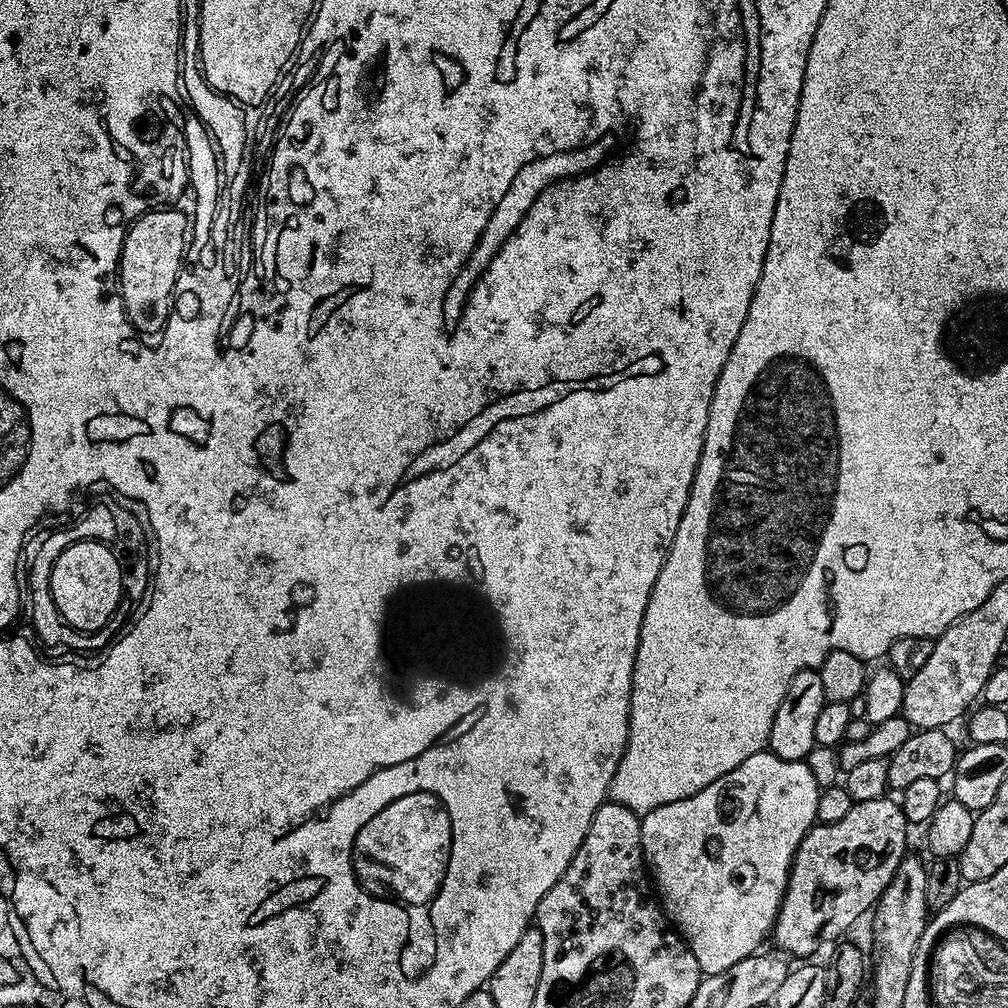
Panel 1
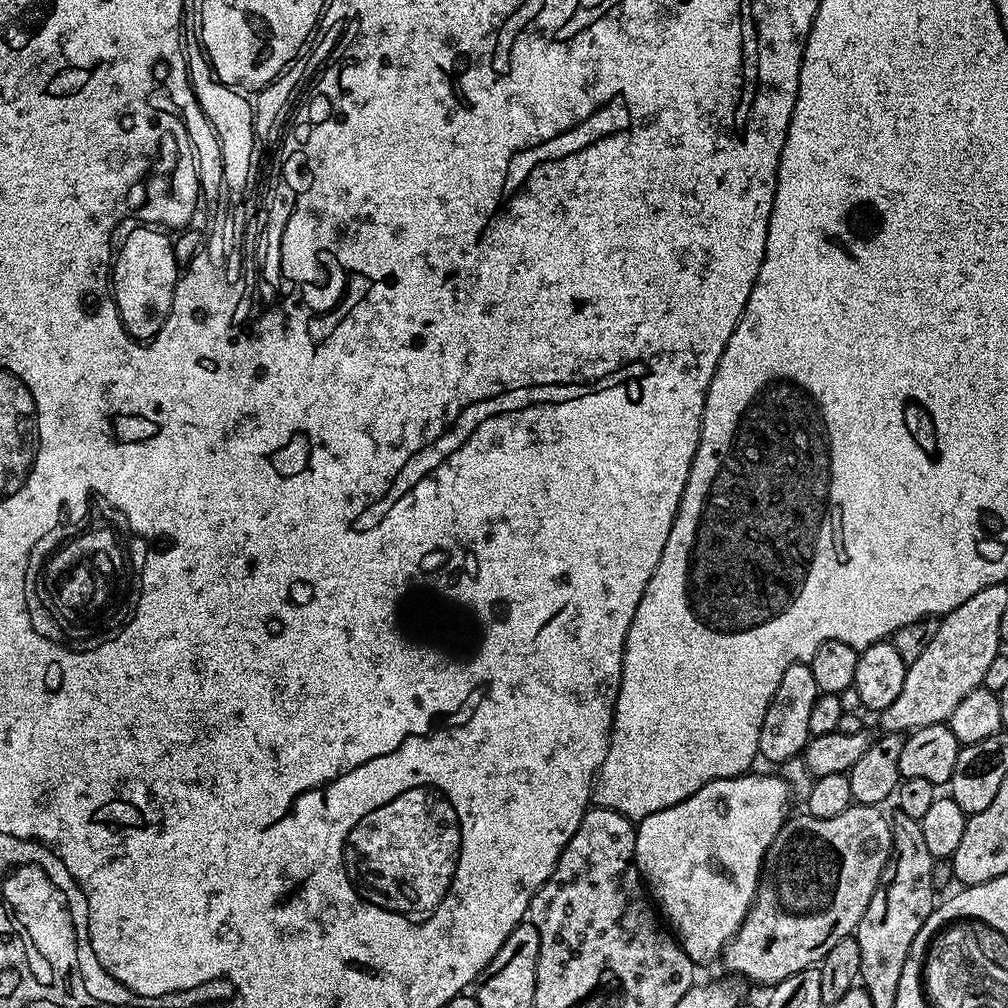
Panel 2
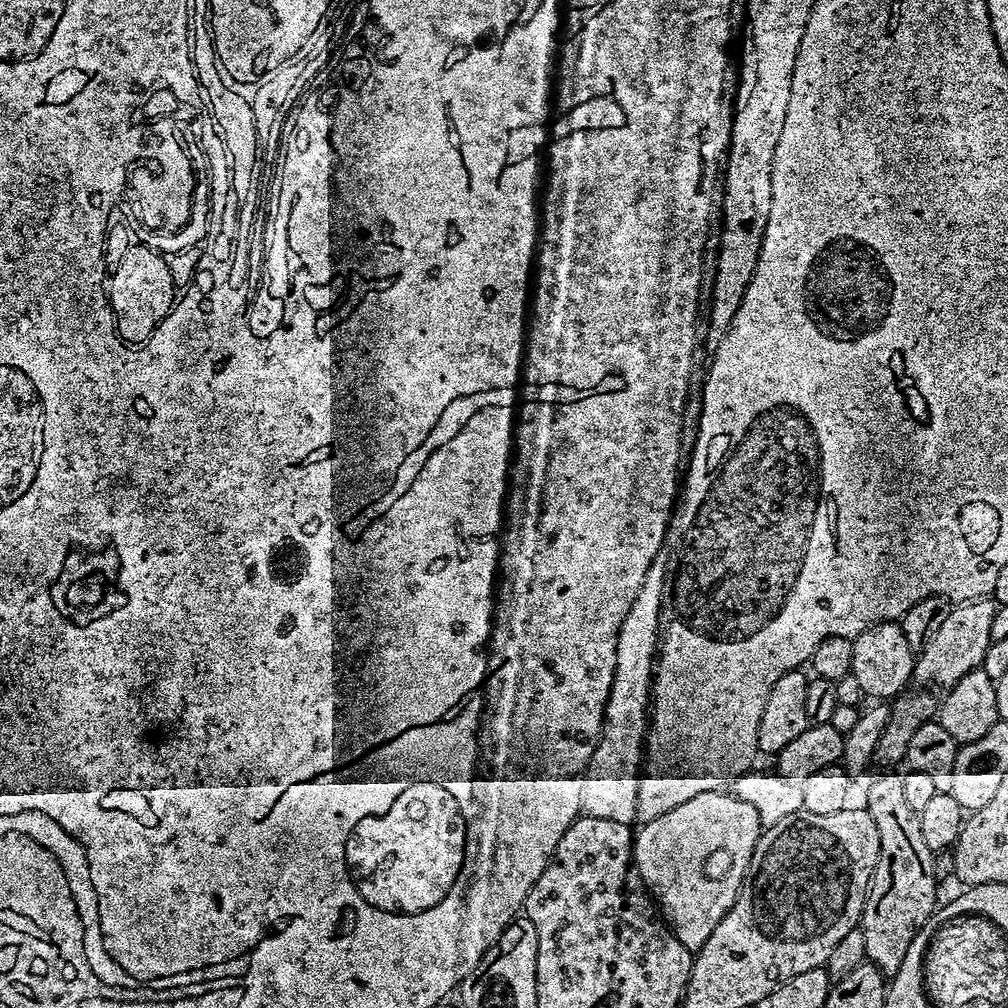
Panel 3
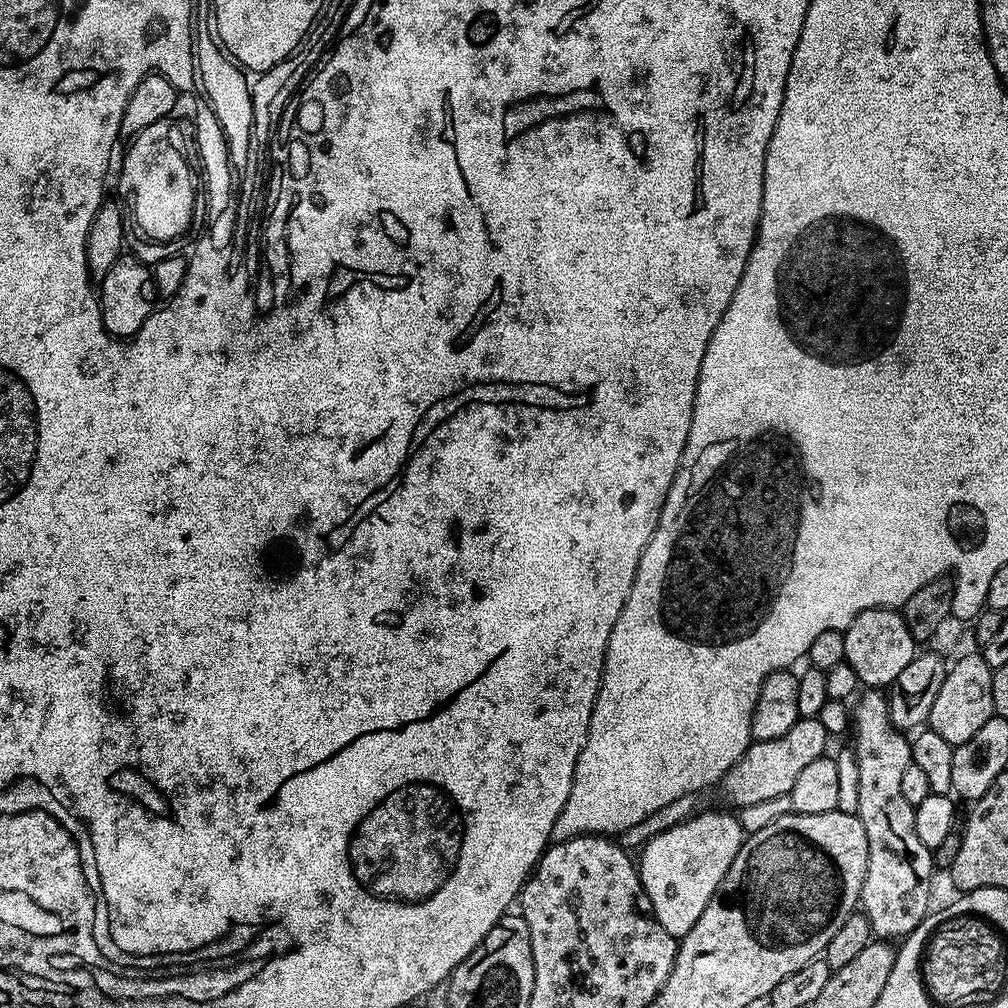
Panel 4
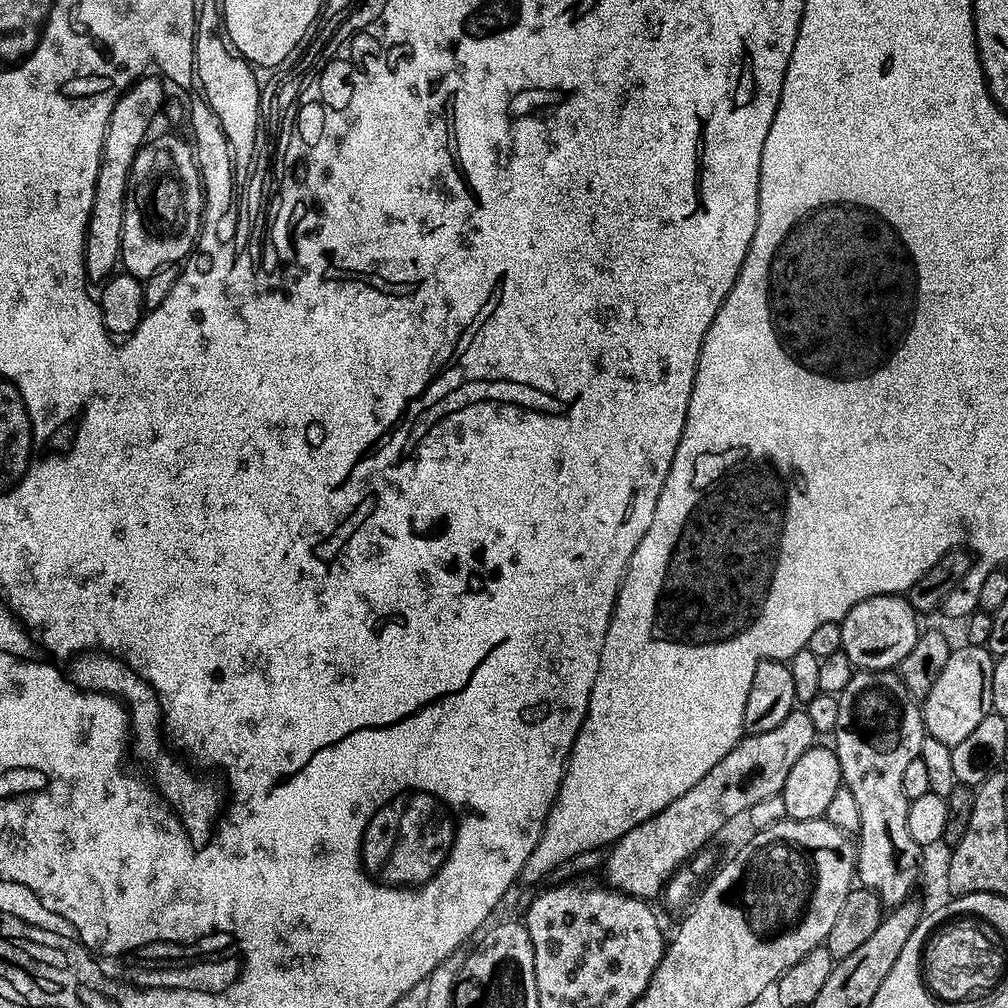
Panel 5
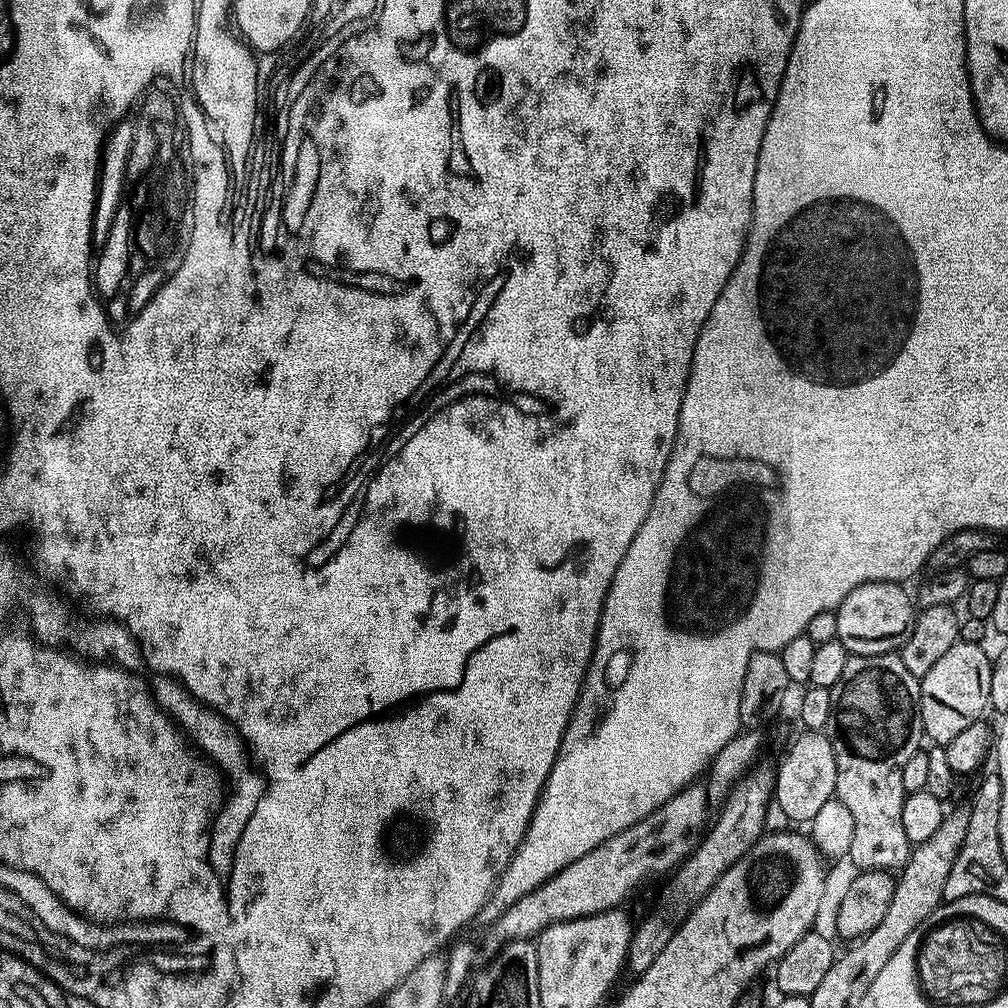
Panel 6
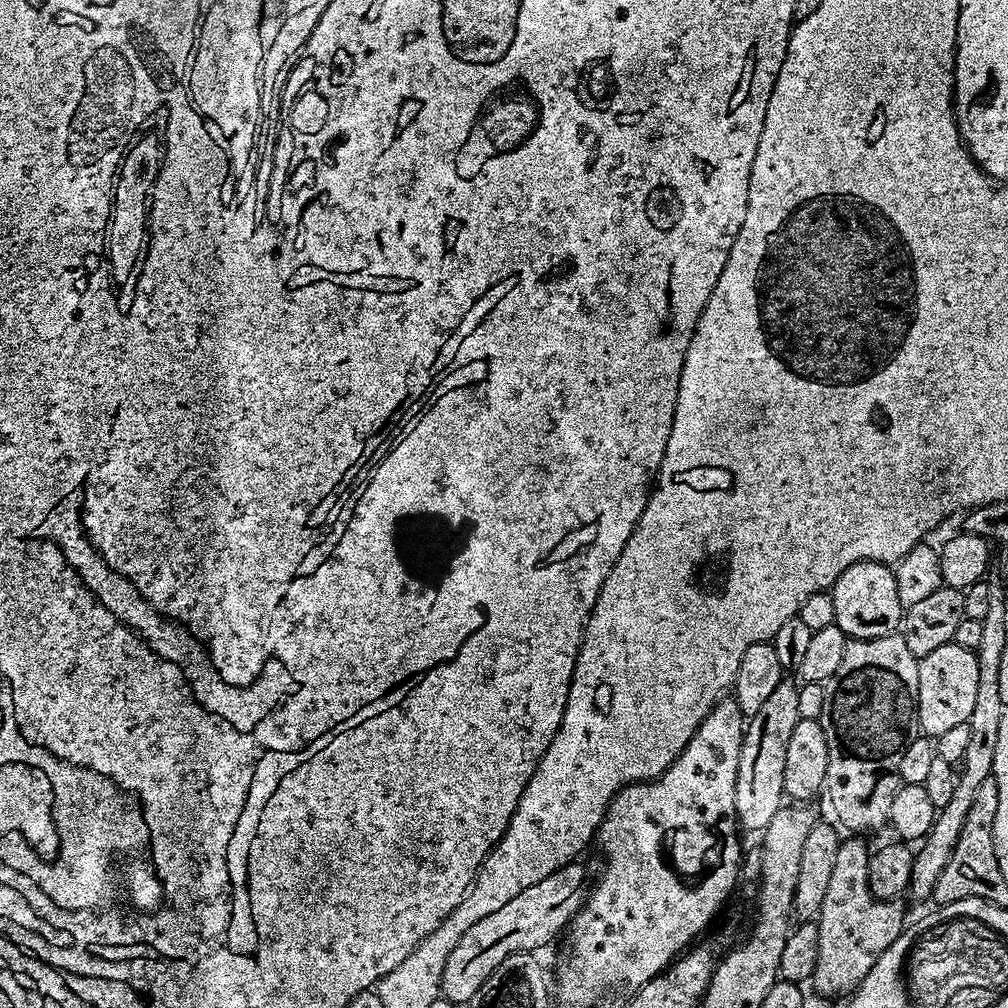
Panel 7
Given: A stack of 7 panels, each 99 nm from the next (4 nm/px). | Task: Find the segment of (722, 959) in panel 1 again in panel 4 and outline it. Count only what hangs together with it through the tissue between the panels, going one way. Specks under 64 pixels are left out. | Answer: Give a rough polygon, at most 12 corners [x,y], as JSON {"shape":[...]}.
{"shape":[[732,816],[668,828],[642,887],[682,938],[721,891],[746,831]]}

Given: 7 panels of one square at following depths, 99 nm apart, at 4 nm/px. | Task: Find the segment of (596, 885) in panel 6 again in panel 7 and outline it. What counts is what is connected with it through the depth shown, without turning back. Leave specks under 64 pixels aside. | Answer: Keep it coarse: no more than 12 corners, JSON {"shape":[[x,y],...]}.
{"shape":[[580,862],[462,934],[442,972],[458,1006],[515,952],[559,937],[585,899]]}

